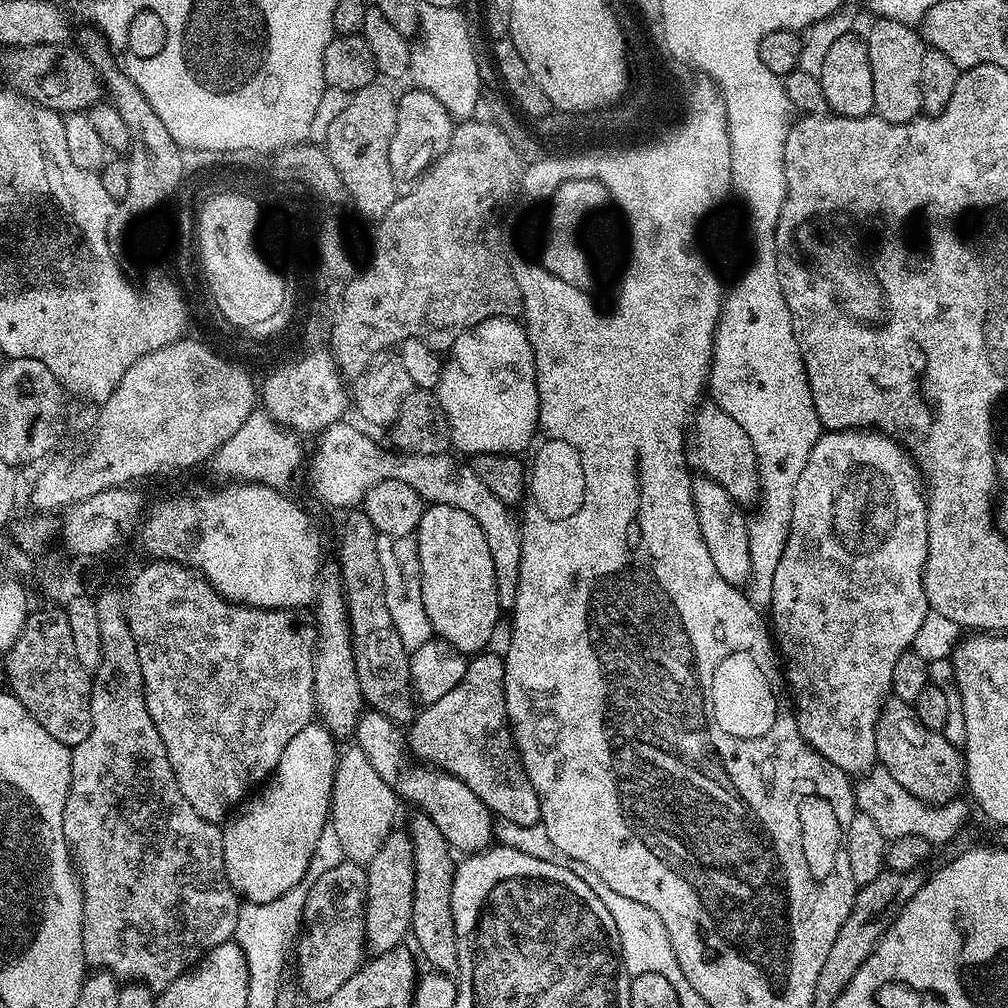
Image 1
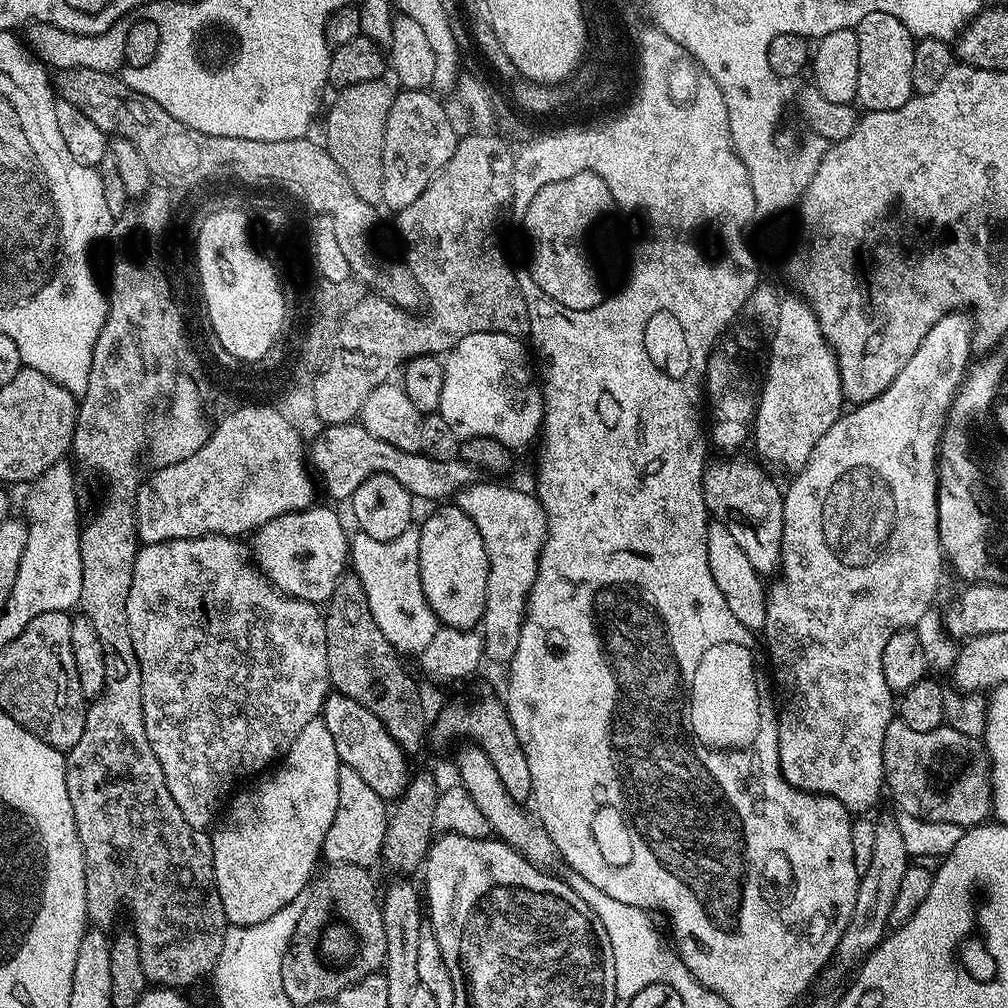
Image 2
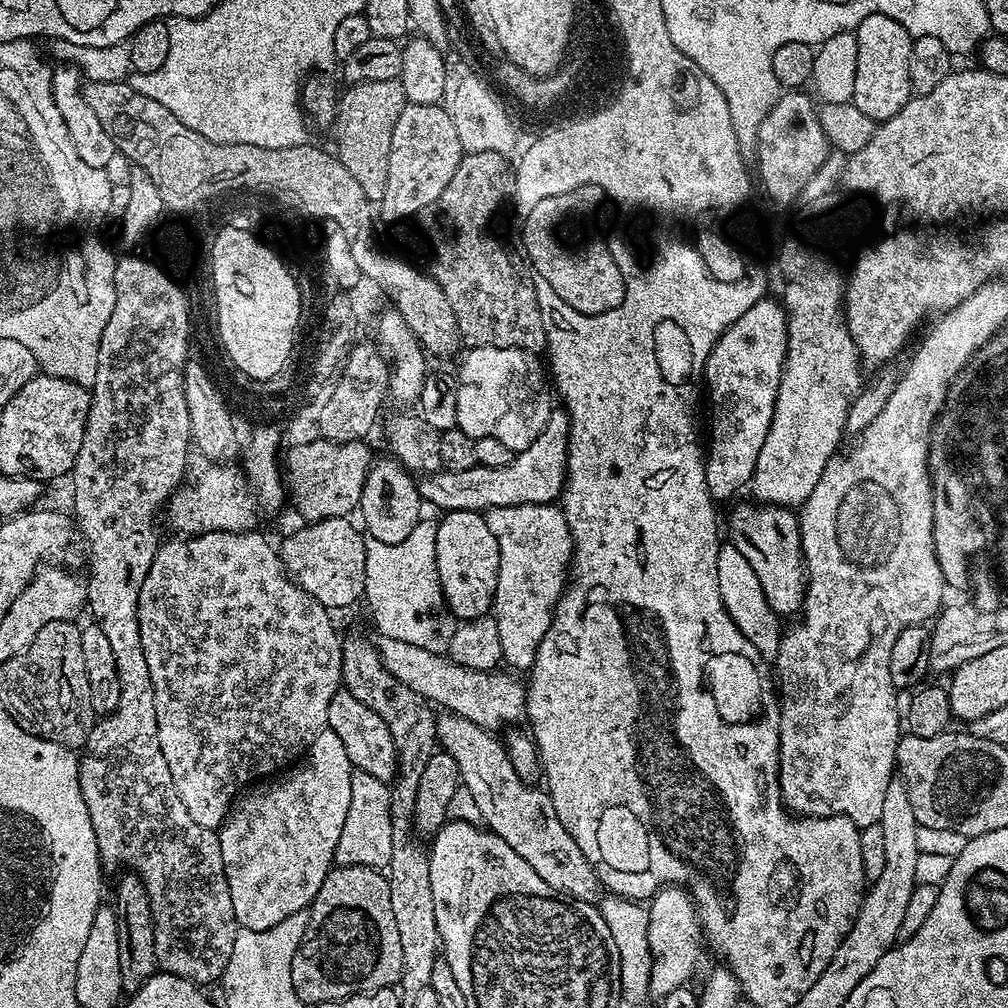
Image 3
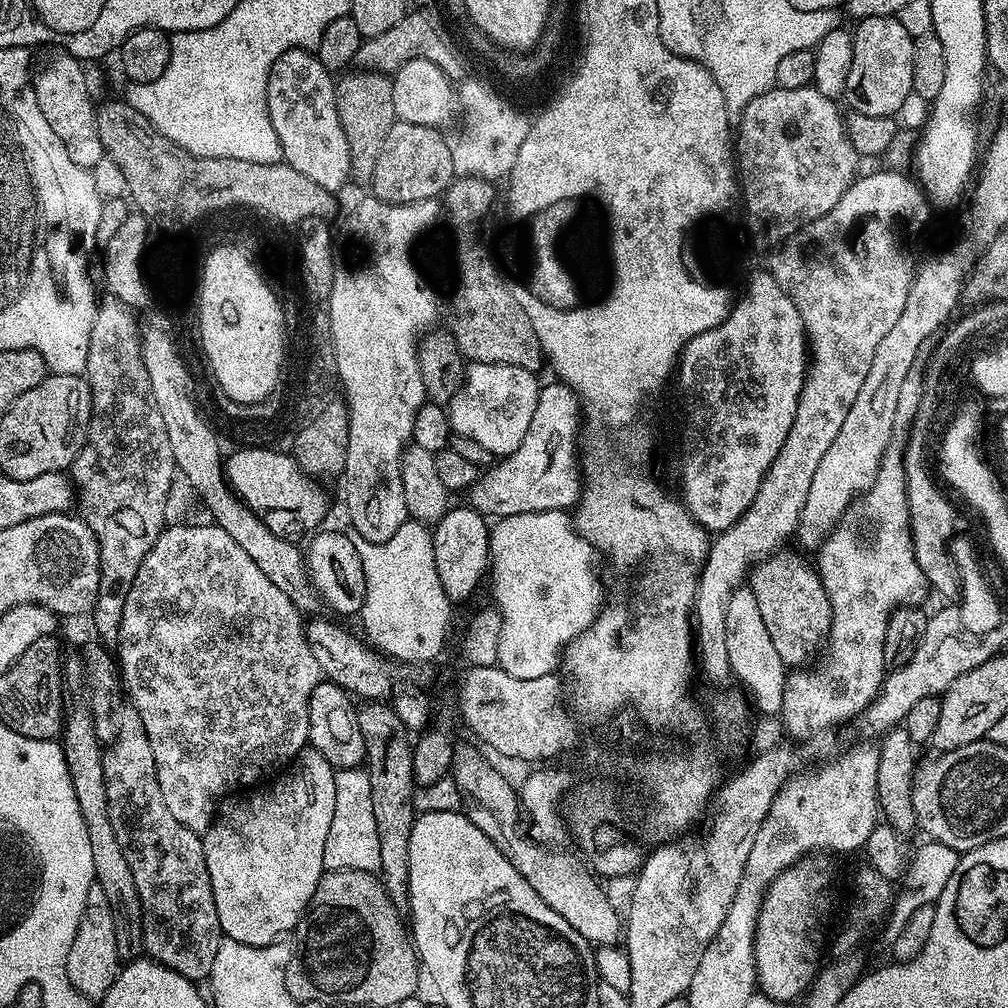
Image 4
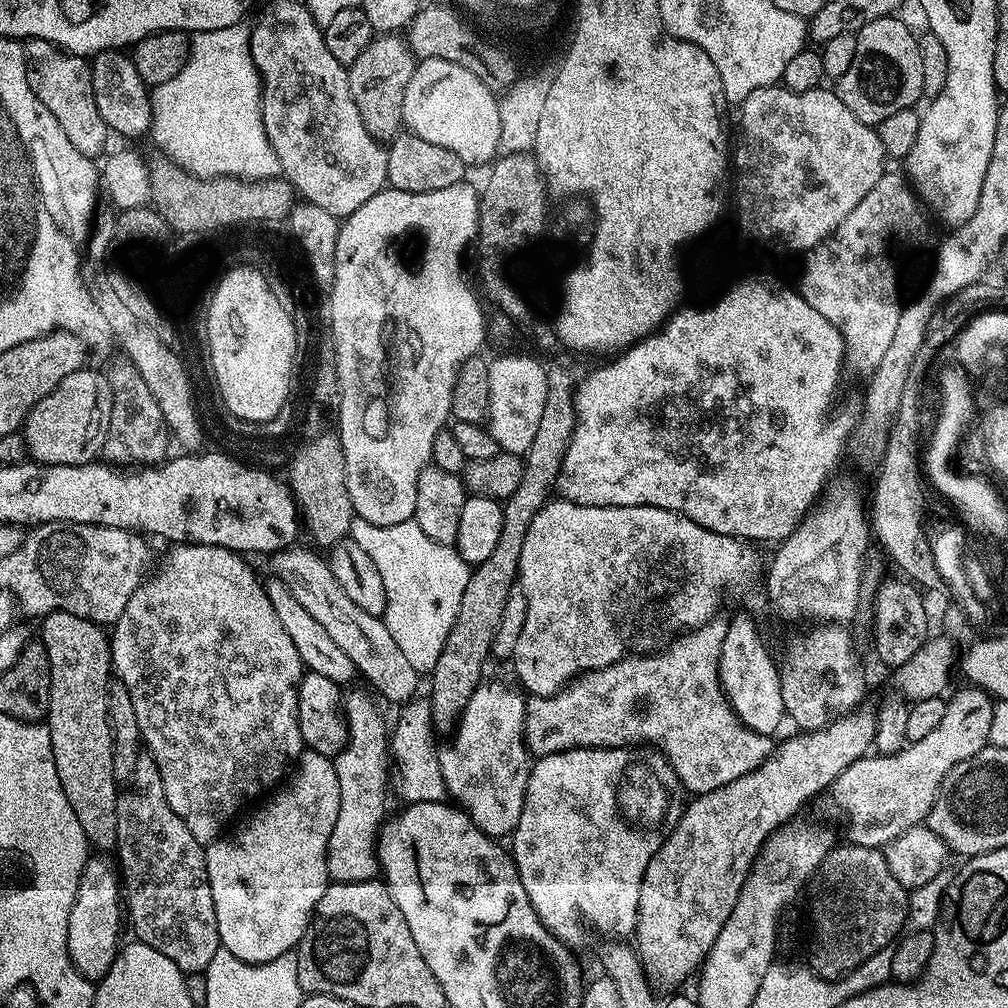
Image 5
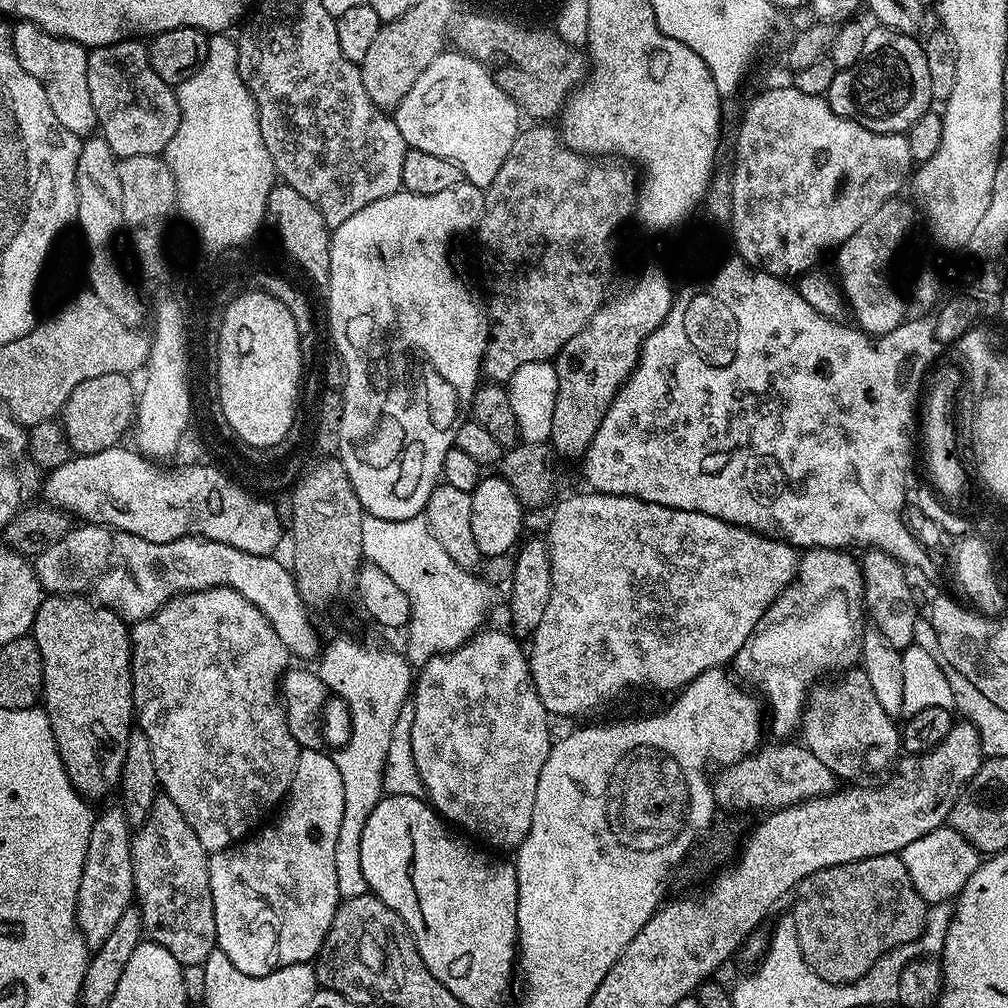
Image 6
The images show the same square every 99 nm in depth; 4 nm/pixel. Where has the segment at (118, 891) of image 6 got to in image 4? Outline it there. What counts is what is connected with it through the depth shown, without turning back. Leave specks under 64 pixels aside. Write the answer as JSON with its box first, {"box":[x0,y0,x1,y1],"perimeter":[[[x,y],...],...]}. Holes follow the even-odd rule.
{"box":[66,882,121,1002],"perimeter":[[[93,882],[90,894],[86,894],[86,910],[82,914],[82,922],[78,922],[78,934],[74,934],[74,946],[70,946],[70,954],[66,958],[66,974],[74,990],[81,992],[87,1000],[98,1002],[108,993],[110,986],[114,986],[121,967],[118,942],[114,939],[110,898],[106,898],[106,890],[102,890],[100,884]]]}

